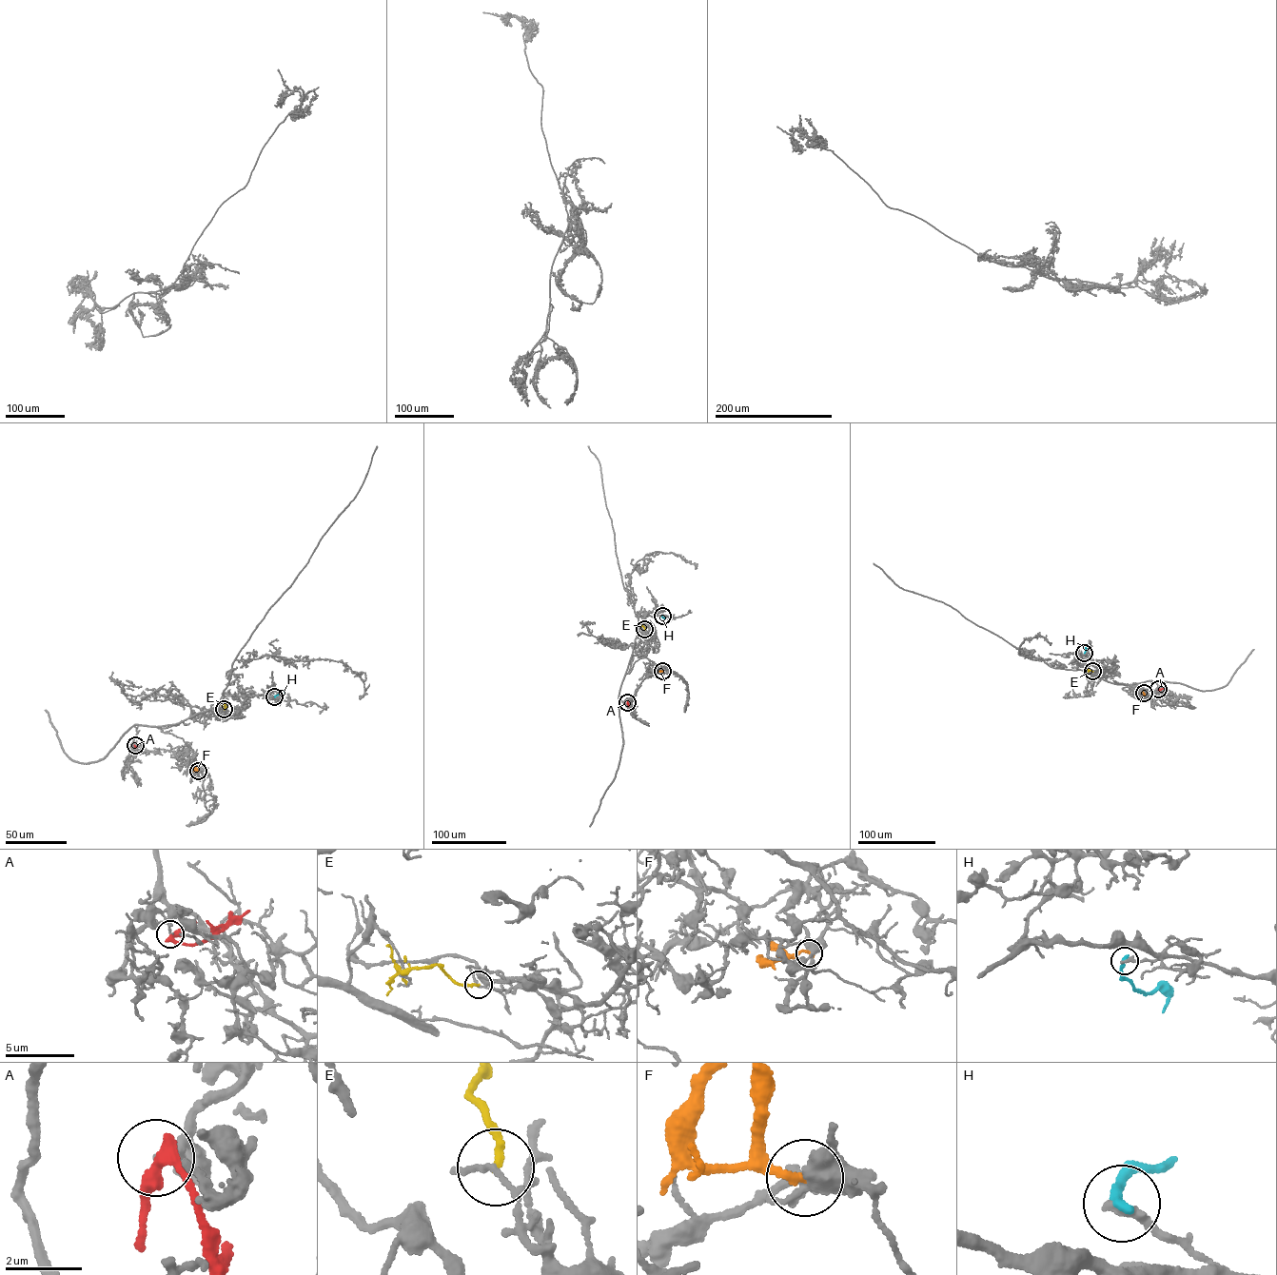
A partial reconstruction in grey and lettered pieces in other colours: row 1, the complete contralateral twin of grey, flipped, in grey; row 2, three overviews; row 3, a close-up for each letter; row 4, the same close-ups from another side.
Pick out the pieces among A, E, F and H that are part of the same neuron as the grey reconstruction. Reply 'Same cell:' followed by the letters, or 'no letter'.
Same cell: no letter

